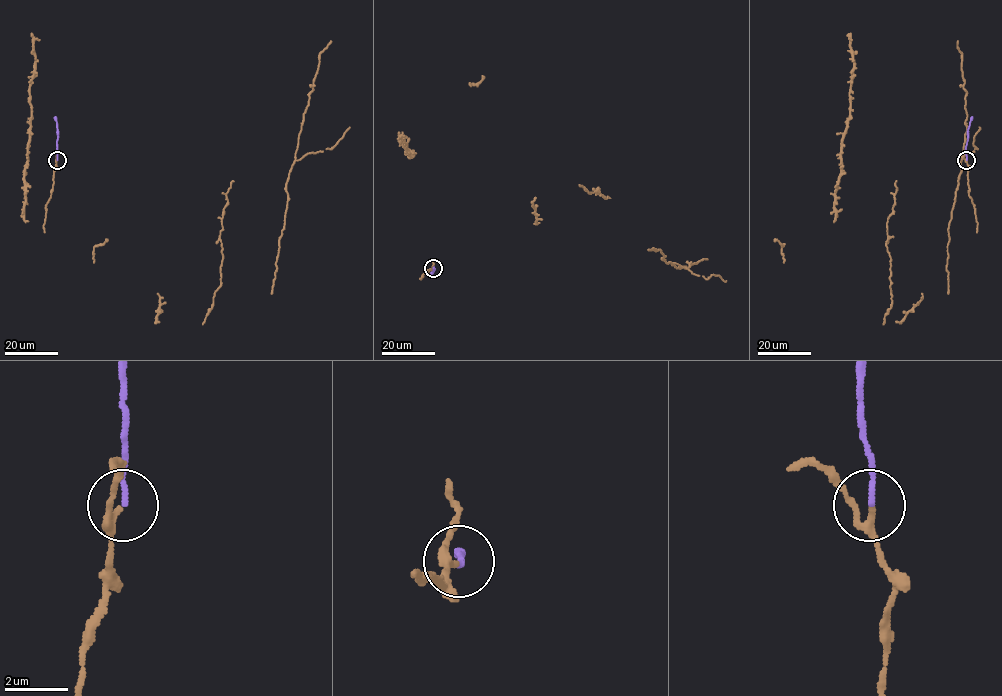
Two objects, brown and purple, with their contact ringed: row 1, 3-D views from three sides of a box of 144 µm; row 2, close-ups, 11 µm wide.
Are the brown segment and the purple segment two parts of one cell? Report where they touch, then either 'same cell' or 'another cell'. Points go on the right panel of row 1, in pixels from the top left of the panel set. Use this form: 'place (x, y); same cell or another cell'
place (966, 160); same cell

